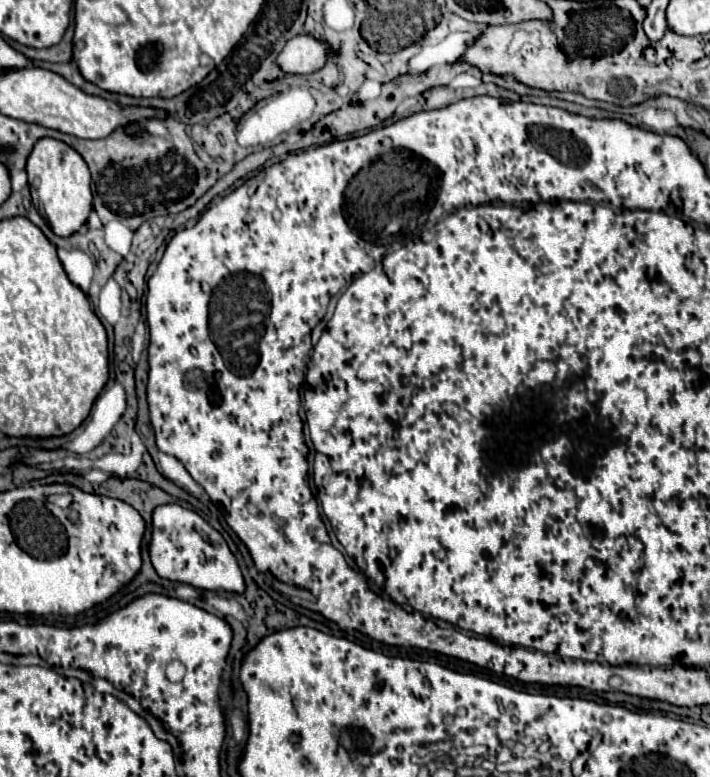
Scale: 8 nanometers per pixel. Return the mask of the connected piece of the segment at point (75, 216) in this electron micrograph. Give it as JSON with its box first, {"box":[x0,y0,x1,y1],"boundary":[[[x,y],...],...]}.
{"box":[26,138,92,236],"boundary":[[[40,138],[28,156],[26,172],[32,202],[40,210],[40,216],[52,226],[52,230],[58,236],[70,236],[72,232],[80,230],[80,226],[88,220],[88,212],[92,208],[90,172],[84,158],[80,158],[72,146],[60,140]]]}

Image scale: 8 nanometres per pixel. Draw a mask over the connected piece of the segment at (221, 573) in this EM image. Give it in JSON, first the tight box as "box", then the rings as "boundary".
{"box":[148,504,244,592],"boundary":[[[164,504],[154,510],[148,552],[154,568],[158,568],[158,574],[166,580],[190,584],[202,590],[244,592],[242,572],[220,532],[216,532],[196,512],[178,504]]]}

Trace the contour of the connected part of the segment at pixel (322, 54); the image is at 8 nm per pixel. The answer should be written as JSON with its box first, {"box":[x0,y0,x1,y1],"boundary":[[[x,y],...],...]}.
{"box":[278,34,328,74],"boundary":[[[298,34],[288,40],[284,50],[278,54],[278,64],[288,74],[310,74],[324,66],[328,50],[328,44],[314,40],[308,34]]]}

